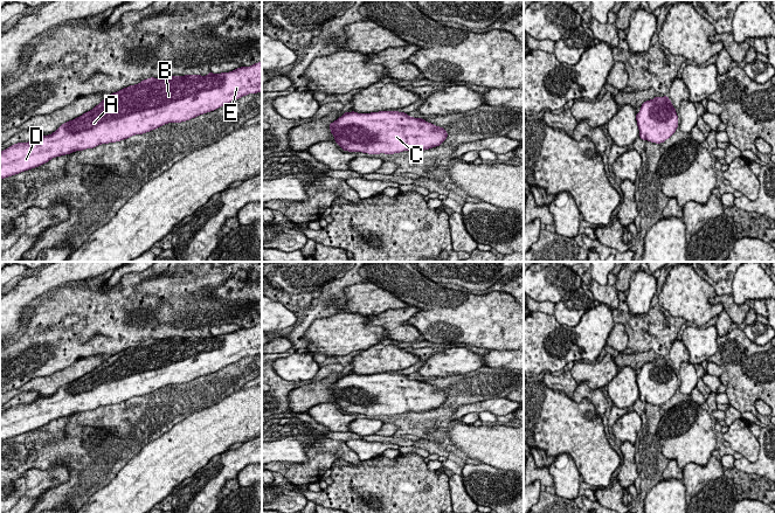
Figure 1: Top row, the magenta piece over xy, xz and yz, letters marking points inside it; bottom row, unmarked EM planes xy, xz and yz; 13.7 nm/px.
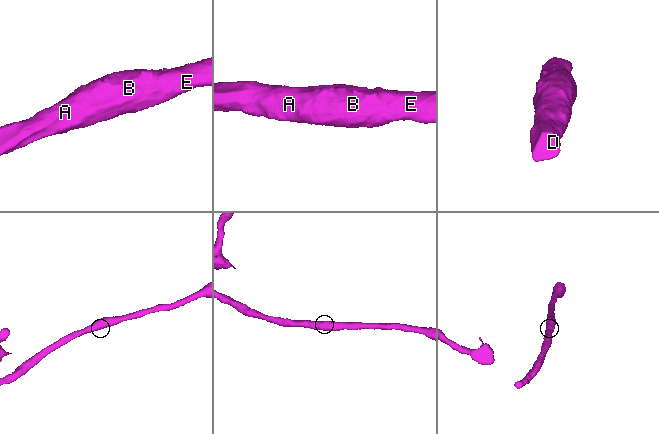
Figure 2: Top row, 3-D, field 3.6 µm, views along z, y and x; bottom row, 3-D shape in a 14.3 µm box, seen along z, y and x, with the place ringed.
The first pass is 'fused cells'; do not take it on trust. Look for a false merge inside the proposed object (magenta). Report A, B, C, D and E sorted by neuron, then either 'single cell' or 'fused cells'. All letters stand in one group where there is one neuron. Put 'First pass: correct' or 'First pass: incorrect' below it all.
A B C D E; single cell
First pass: incorrect

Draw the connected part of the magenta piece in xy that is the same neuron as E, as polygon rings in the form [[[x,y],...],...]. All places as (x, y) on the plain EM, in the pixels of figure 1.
[[[262,323],[229,334],[207,338],[185,337],[147,340],[103,361],[92,372],[69,382],[51,396],[37,397],[29,404],[18,404],[0,414],[0,442],[39,429],[50,421],[75,413],[94,410],[143,396],[168,384],[181,384],[214,373],[248,355],[262,354]]]

